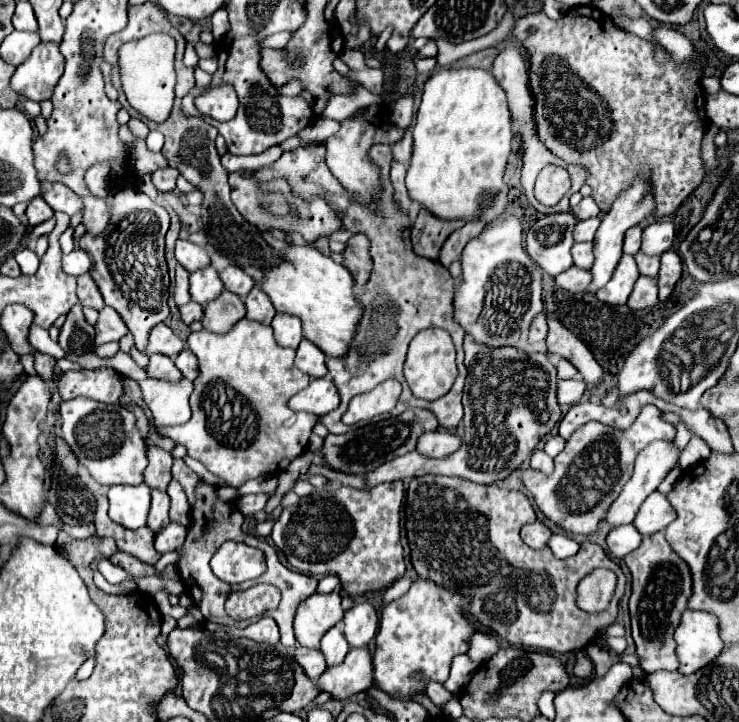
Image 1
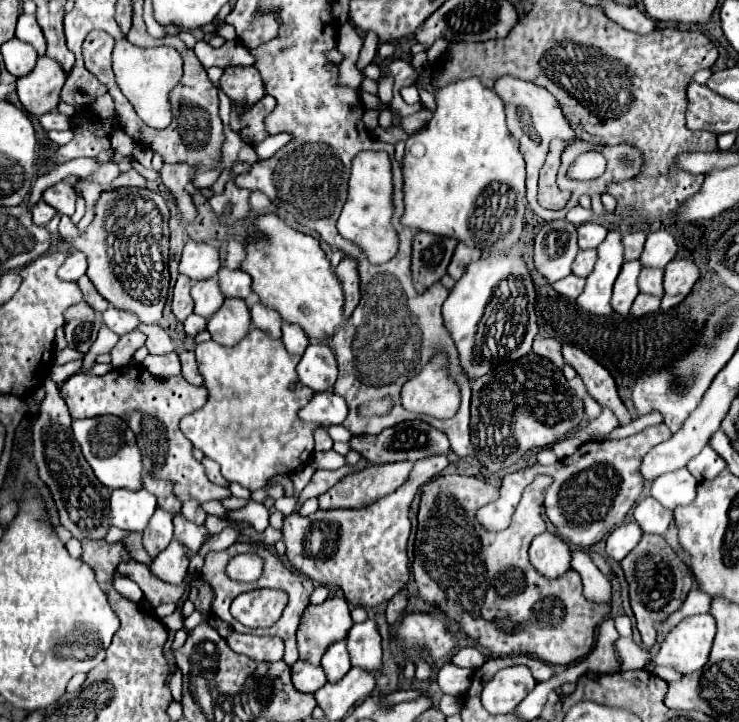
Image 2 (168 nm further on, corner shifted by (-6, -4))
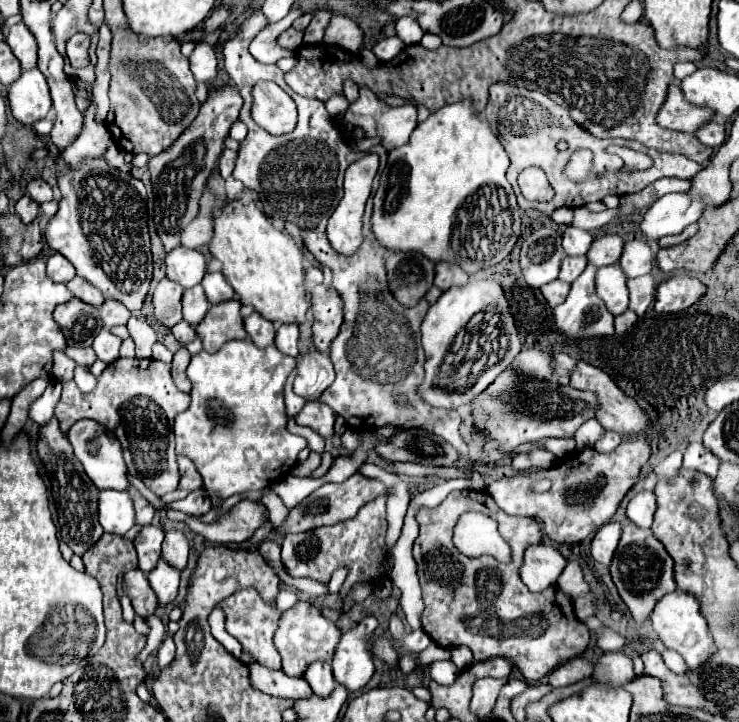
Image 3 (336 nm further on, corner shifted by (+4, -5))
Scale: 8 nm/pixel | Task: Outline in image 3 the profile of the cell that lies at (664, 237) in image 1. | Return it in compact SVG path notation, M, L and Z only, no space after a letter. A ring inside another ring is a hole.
M645 238L627 242L623 248L619 266L623 268L627 278L637 278L637 276L649 274L655 266L655 252L653 252L651 244Z

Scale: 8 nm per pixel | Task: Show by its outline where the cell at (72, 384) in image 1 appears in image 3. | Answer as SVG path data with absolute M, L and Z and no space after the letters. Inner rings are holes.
M117 358L103 370L95 390L89 394L81 392L73 380L63 382L61 400L55 406L55 416L63 432L83 418L91 418L111 432L119 428L119 442L129 474L137 476L157 498L179 488L181 474L175 454L173 418L189 406L189 394L173 384L169 368L169 364L153 358Z

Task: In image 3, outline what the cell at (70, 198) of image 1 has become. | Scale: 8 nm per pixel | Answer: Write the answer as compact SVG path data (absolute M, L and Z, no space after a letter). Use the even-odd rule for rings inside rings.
M33 178L29 184L27 184L27 194L37 202L37 204L43 204L43 202L51 202L55 198L55 192L53 188L43 182L41 178Z

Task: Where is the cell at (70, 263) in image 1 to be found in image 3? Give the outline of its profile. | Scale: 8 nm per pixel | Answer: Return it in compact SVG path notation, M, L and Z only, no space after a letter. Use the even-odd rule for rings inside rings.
M53 254L49 260L47 260L47 276L53 280L53 282L69 282L73 276L75 276L75 268L73 264L61 256L61 254Z

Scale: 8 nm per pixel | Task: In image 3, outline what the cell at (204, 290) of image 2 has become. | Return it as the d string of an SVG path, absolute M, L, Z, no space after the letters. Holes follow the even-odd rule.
M201 284L183 292L183 320L187 320L189 324L197 326L205 318L209 306L211 304L209 304Z

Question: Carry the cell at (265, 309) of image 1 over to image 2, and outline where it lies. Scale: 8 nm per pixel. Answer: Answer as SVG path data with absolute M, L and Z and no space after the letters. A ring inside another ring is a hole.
M257 303L251 307L251 321L257 329L261 329L263 333L269 333L269 337L273 339L279 339L281 337L281 325L283 325L283 319L277 311Z

